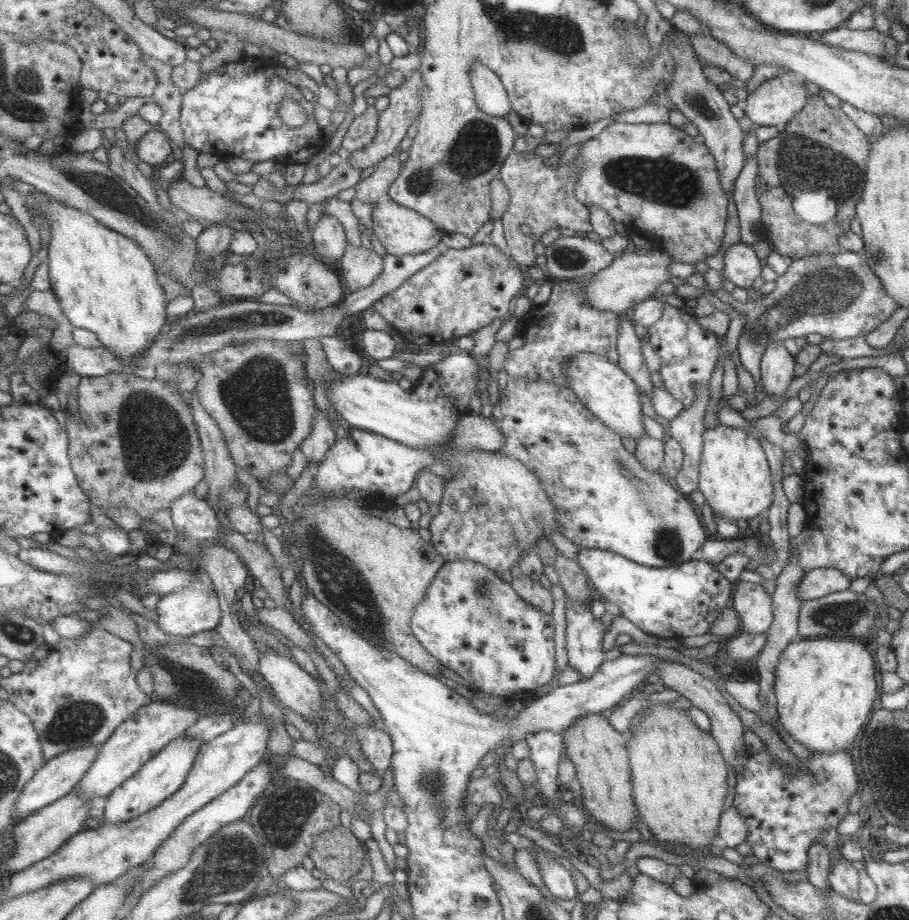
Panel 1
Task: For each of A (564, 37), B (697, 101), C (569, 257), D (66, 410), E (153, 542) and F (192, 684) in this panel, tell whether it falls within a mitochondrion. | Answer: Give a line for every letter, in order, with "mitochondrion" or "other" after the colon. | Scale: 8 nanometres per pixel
A: mitochondrion
B: mitochondrion
C: mitochondrion
D: other
E: other
F: mitochondrion

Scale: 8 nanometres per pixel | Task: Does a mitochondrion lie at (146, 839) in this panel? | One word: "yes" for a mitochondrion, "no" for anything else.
no

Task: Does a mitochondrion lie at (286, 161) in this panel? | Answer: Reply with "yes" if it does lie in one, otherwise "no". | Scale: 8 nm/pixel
no

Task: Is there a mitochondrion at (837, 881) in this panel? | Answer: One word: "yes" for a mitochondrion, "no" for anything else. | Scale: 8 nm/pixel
no

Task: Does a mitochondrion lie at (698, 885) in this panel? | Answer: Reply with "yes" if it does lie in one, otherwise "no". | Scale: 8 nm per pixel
no

